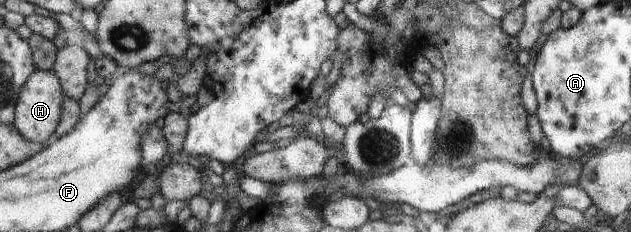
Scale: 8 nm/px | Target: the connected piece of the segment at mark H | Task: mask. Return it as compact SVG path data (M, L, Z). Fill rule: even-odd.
M37 70L25 84L16 110L16 125L23 136L39 144L50 143L64 116L65 97L64 85L54 70Z

